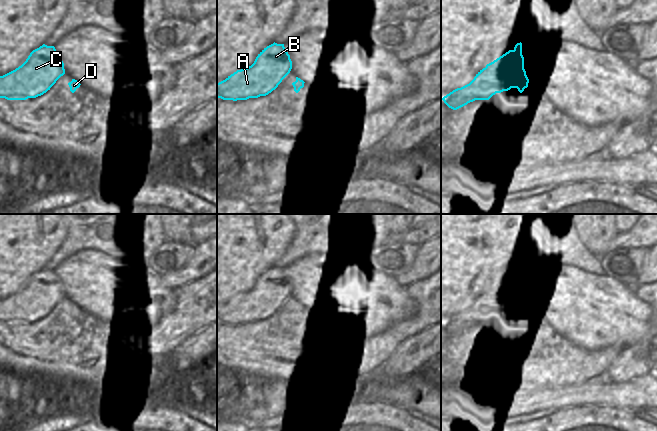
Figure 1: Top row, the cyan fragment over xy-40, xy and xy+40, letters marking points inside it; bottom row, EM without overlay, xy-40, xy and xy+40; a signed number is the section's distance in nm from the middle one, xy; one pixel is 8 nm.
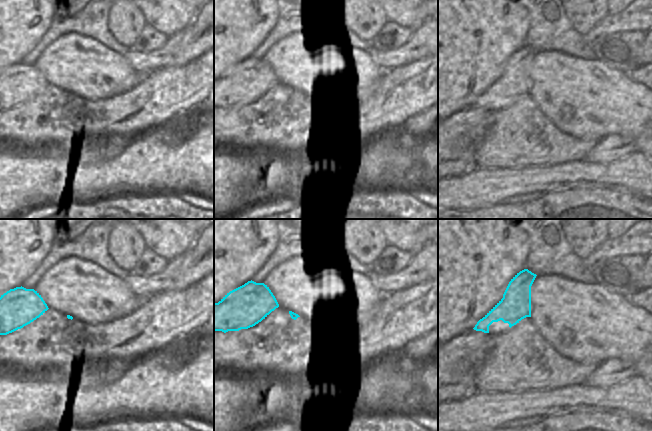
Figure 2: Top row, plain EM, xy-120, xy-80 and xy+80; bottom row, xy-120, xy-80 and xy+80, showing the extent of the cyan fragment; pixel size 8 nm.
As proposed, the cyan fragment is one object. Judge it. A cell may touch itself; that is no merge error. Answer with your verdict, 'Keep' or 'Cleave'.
Keep

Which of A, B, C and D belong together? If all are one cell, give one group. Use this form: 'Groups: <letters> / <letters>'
Groups: A B C D

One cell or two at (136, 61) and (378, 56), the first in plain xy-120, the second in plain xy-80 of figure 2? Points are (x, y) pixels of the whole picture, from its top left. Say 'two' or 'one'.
one

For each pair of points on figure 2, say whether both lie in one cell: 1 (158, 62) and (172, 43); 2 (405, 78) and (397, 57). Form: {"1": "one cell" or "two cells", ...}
{"1": "one cell", "2": "two cells"}

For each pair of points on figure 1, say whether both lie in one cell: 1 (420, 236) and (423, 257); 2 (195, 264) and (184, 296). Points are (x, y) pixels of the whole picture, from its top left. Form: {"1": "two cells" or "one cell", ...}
{"1": "two cells", "2": "two cells"}

